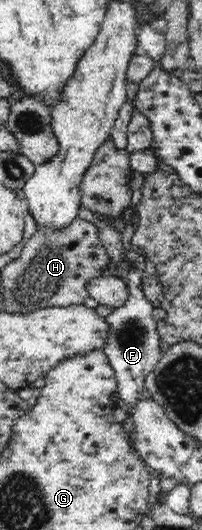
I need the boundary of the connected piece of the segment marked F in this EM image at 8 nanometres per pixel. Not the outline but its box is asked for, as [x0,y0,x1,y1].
[102,267,162,410]

